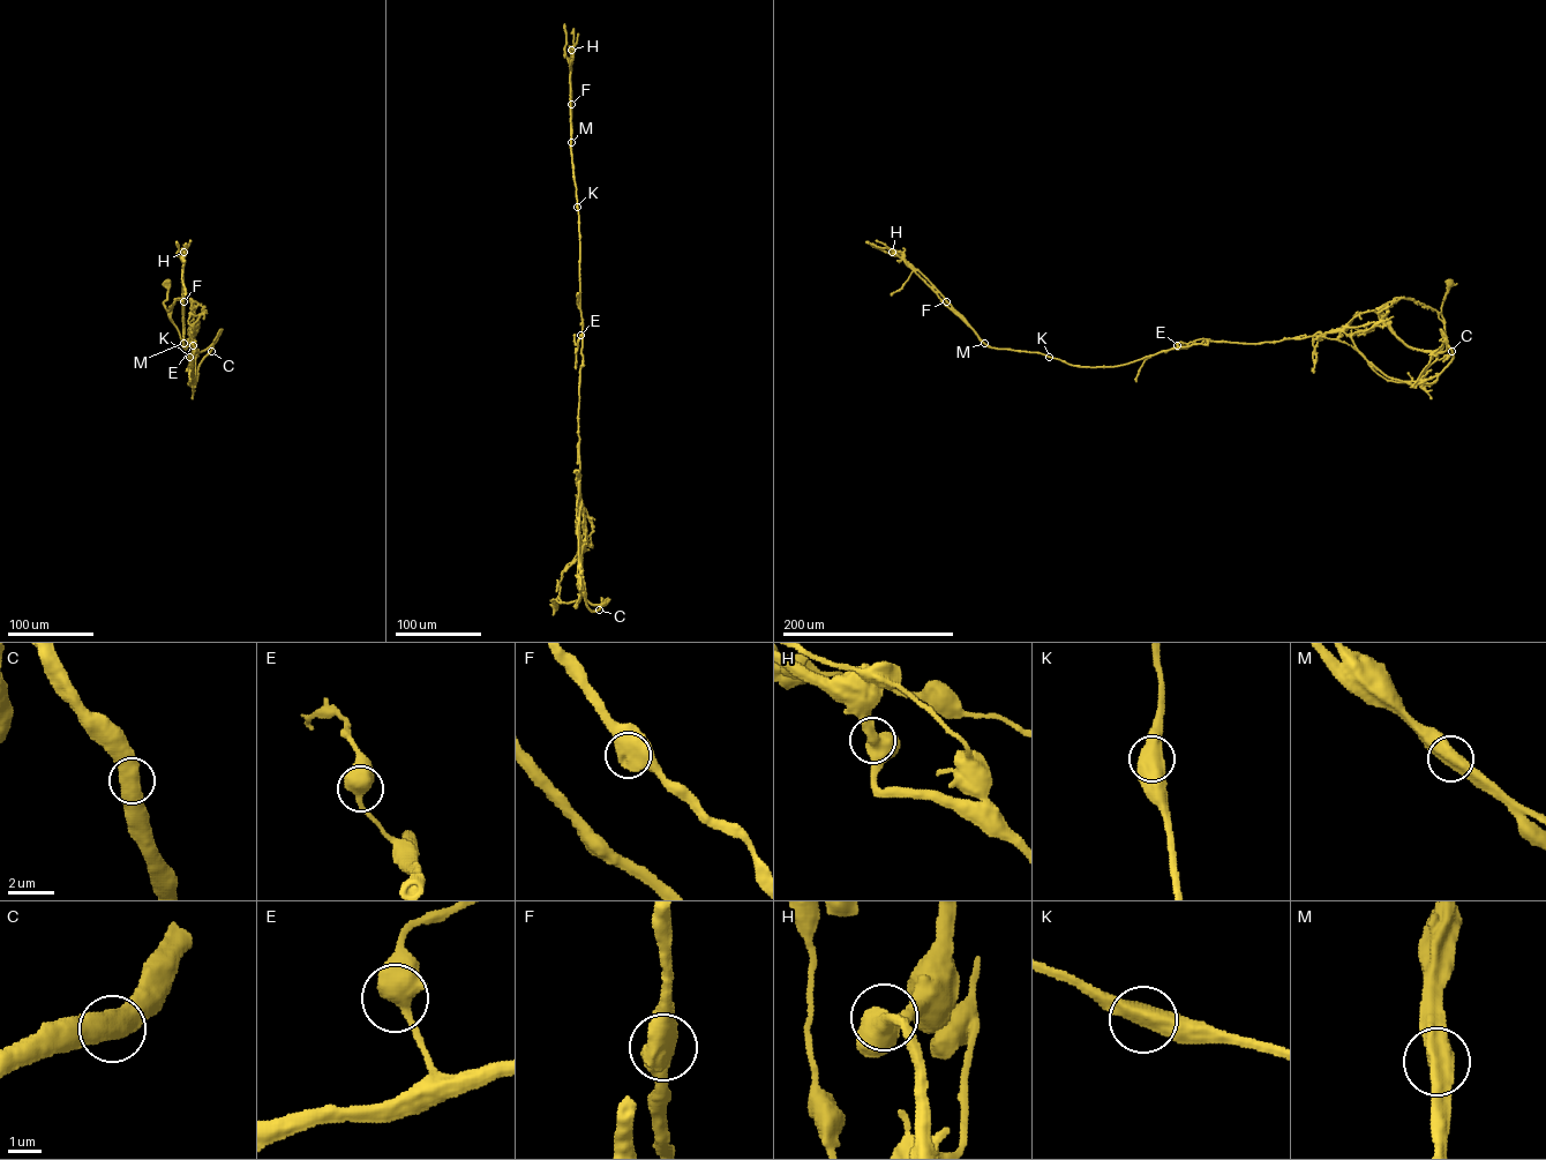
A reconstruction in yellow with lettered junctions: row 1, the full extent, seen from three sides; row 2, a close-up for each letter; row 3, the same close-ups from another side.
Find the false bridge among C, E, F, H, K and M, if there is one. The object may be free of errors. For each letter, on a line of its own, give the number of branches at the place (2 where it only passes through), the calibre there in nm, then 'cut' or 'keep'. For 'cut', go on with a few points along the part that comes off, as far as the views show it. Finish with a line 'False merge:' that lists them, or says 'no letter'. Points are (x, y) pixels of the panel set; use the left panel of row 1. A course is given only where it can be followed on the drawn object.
C: 2 | 600 nm | keep
E: 2 | 550 nm | keep
F: 2 | 650 nm | keep
H: 2 | 600 nm | keep
K: 2 | 600 nm | keep
M: 2 | 600 nm | cut | (184, 343), (186, 242)
False merge: M

